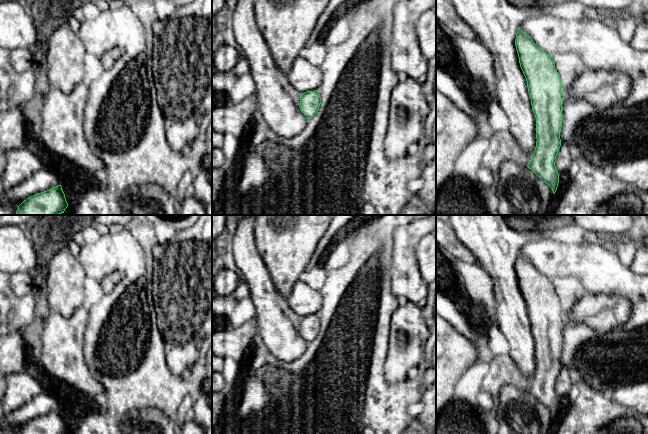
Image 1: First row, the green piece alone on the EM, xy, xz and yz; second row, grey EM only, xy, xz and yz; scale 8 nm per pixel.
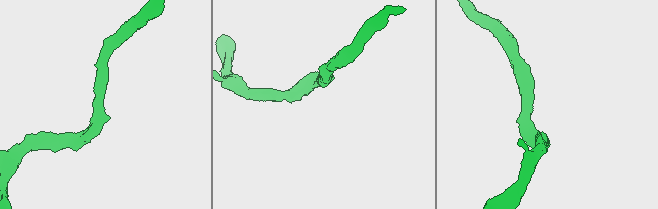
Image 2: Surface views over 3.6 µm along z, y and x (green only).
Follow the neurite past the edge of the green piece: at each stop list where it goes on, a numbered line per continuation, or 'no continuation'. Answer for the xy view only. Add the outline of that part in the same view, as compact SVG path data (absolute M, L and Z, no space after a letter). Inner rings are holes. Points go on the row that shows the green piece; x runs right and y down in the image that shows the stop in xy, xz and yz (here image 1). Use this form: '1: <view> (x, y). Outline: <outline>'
no continuation

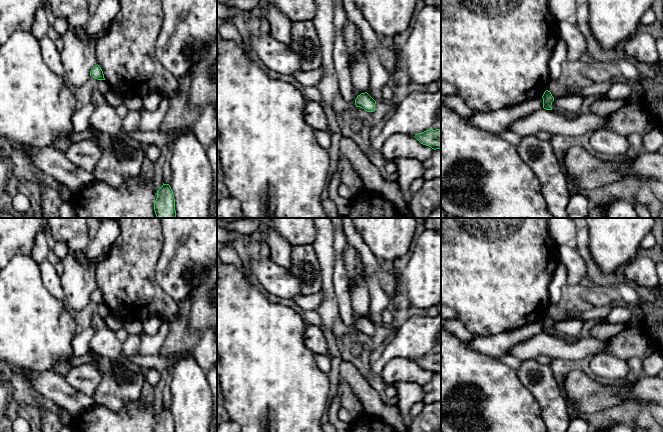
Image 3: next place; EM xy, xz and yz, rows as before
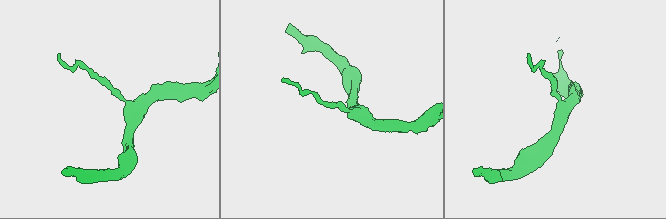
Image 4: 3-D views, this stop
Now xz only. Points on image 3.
no continuation

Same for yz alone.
no continuation

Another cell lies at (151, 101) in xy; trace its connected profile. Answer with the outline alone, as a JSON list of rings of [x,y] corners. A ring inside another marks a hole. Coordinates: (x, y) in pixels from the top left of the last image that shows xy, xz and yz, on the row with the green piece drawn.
[[[152,92],[142,97],[142,100],[144,110],[154,112],[158,109],[162,101],[162,95],[157,92]]]

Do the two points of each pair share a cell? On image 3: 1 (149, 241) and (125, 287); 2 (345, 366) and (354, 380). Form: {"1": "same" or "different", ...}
{"1": "same", "2": "same"}

